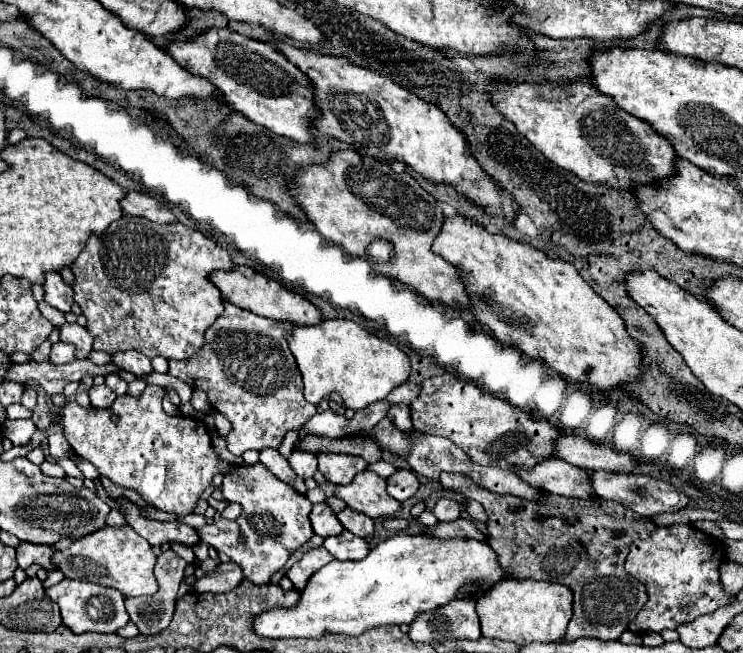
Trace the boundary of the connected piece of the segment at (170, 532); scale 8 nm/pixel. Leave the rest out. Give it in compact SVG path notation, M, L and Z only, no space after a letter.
M117 498L117 502L125 509L124 517L135 530L145 538L151 546L161 546L165 542L181 542L185 546L195 546L199 542L199 534L189 524L181 524L177 520L157 521L143 518L141 508L129 502L127 498Z

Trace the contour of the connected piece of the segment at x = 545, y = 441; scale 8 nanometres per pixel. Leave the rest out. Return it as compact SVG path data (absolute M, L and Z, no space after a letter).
M449 372L423 380L419 396L411 402L411 422L413 422L415 430L445 436L445 438L453 440L459 448L463 448L471 456L473 462L477 462L481 466L499 466L503 470L511 470L511 464L517 464L521 468L531 468L531 466L535 466L535 462L549 458L551 450L553 450L551 448L553 440L559 436L559 430L555 426L551 426L547 420L533 420L523 410L507 404L505 400L501 400L493 394L483 392L473 382L465 382Z

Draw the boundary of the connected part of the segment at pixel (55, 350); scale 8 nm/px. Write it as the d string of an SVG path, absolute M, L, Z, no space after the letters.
M57 342L57 344L51 348L51 362L53 362L53 364L73 362L73 360L75 360L73 350L75 350L75 346L65 344L65 342Z

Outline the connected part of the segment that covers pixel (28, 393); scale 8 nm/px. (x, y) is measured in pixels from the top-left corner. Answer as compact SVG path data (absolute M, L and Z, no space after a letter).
M25 386L25 392L23 392L23 398L21 398L21 404L27 408L27 410L33 410L35 404L37 404L37 390L33 386Z

